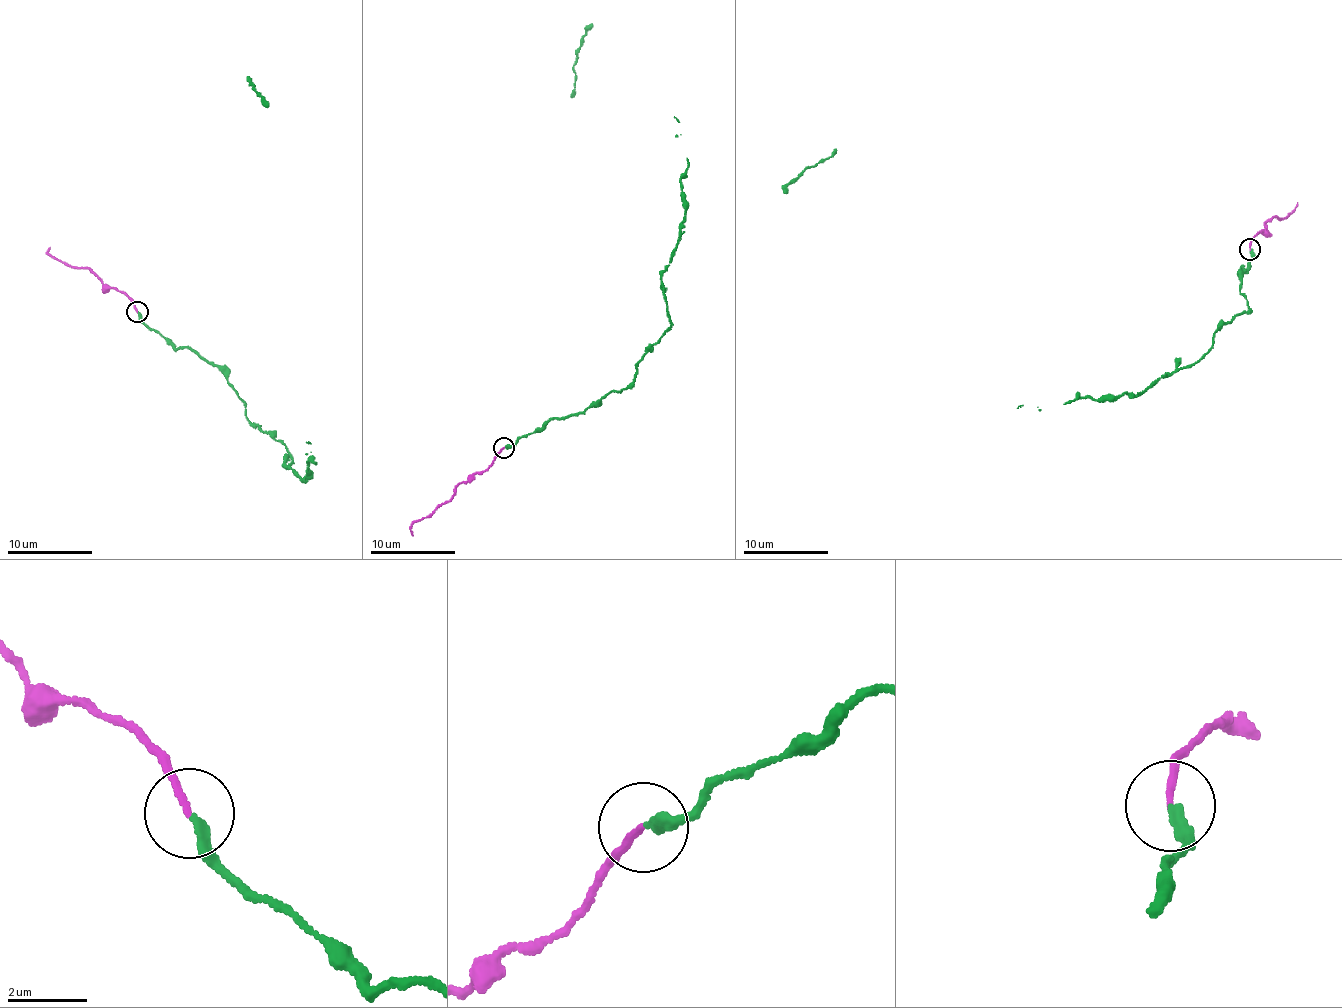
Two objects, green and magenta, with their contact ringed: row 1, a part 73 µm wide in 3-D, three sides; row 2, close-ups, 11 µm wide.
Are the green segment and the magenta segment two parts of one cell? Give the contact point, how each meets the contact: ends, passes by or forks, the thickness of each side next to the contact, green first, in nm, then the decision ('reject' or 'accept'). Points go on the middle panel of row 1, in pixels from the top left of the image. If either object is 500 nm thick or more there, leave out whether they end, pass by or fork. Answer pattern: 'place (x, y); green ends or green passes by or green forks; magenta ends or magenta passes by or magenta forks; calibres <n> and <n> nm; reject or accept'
place (504, 447); green ends; magenta ends; calibres 280 and 150 nm; accept

